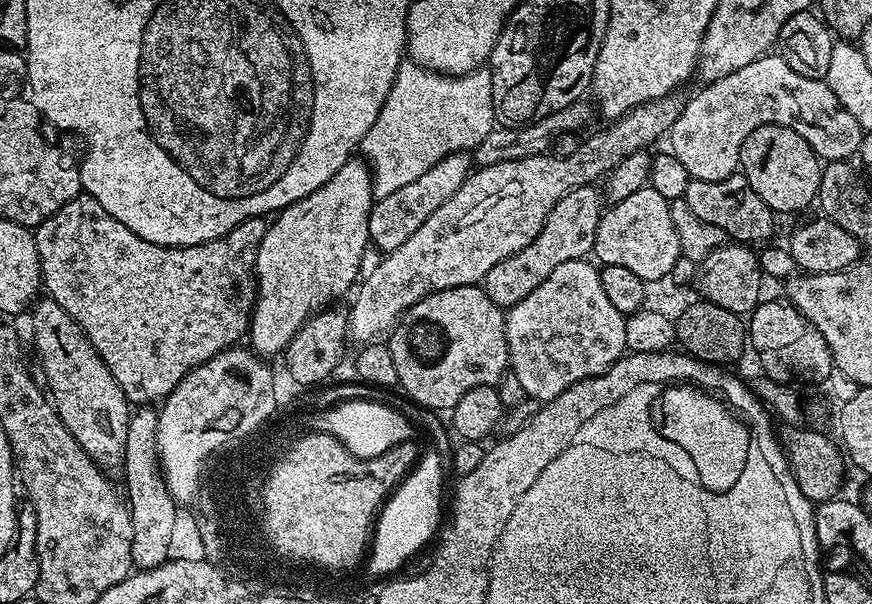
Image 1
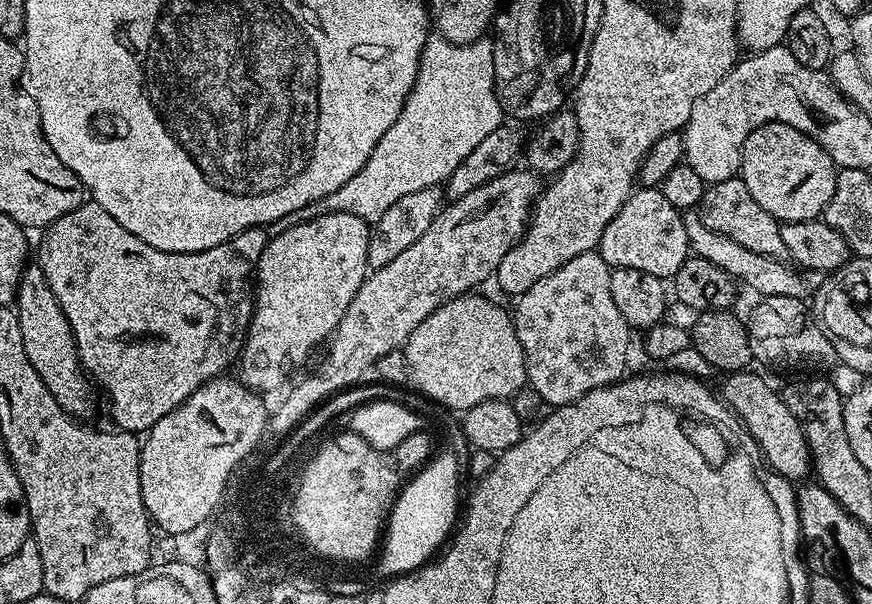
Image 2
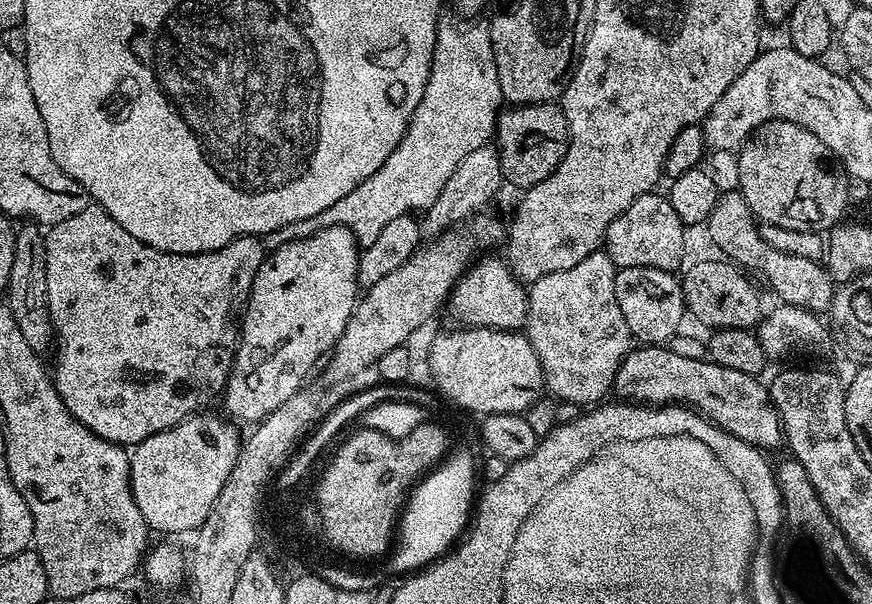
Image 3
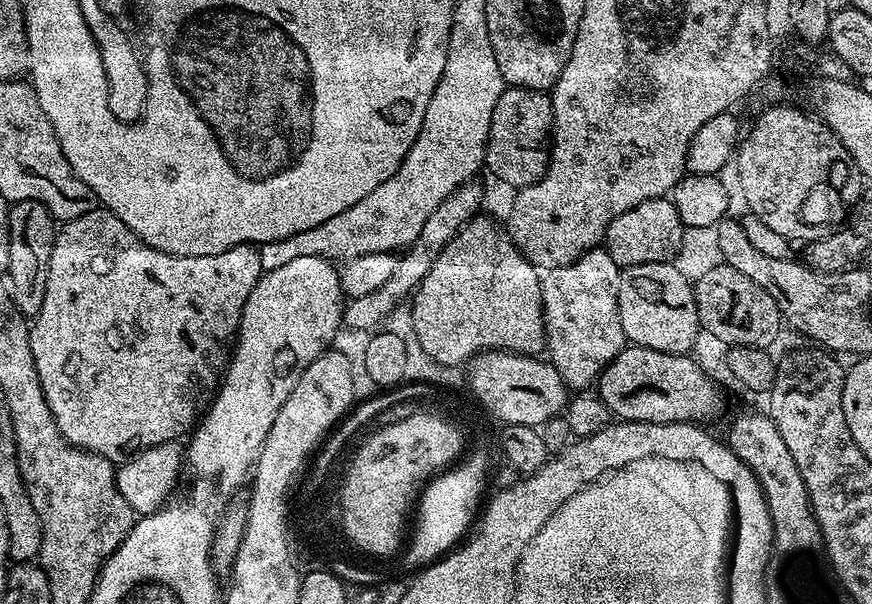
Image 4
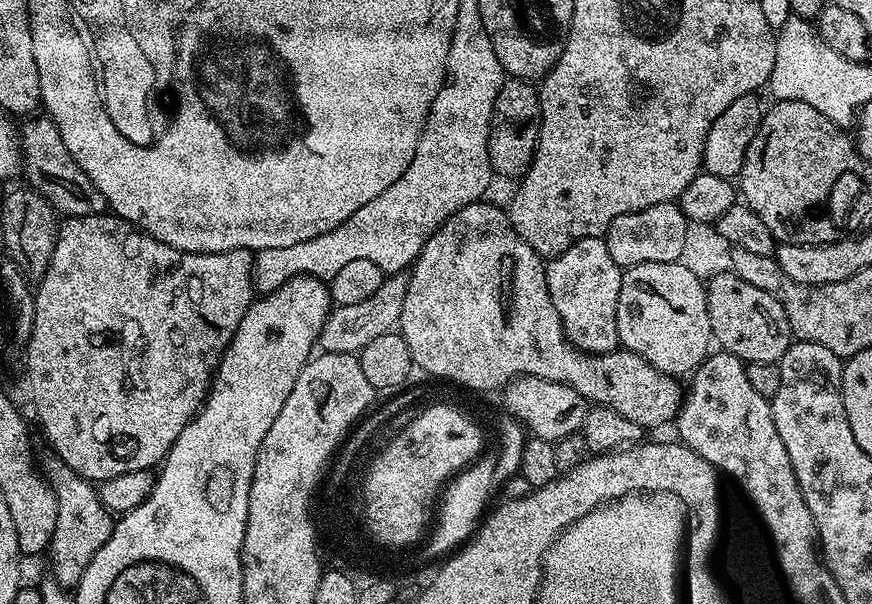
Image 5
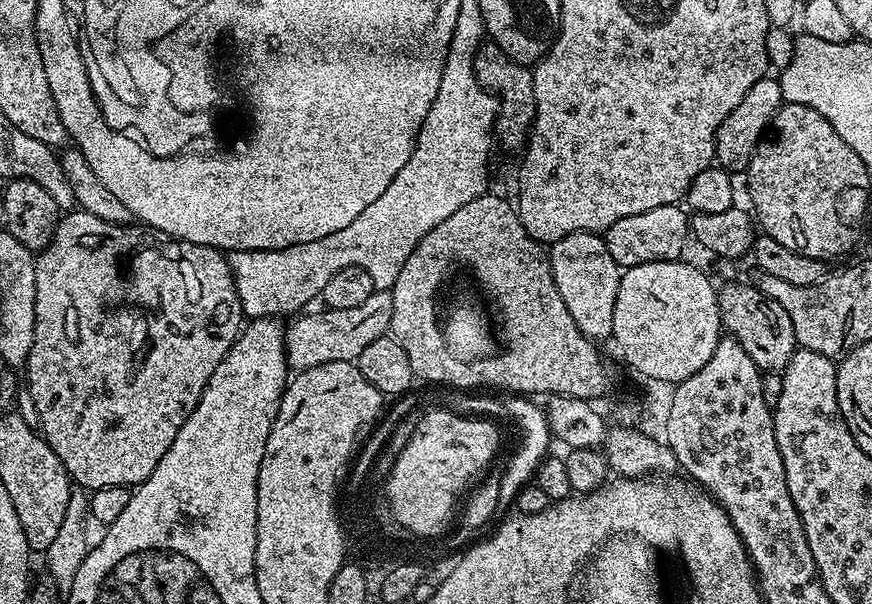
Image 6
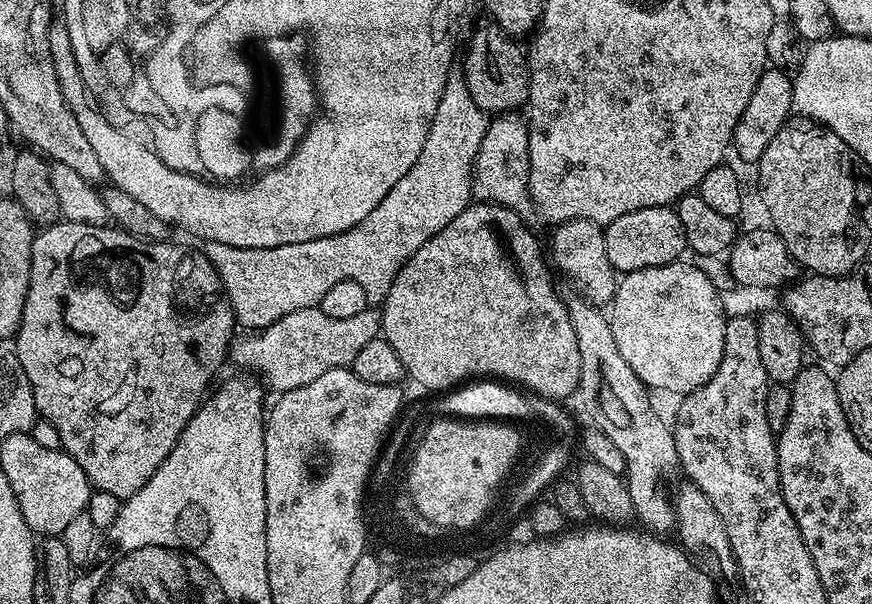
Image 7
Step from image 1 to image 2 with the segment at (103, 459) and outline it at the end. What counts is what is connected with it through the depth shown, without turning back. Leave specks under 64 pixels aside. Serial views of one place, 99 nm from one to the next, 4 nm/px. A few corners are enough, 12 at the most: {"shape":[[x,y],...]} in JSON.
{"shape":[[38,262],[14,307],[22,346],[62,410],[84,418],[93,385]]}

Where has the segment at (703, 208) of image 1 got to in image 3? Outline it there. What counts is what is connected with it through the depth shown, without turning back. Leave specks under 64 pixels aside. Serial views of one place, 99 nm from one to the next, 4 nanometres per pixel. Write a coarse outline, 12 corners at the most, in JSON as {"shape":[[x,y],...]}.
{"shape":[[739,190],[721,191],[706,222],[732,264],[757,272],[777,301],[831,309],[825,265],[760,236]]}

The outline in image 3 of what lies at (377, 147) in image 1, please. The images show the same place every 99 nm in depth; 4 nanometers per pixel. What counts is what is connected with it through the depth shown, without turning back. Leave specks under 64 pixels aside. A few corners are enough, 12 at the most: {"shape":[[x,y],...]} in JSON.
{"shape":[[441,19],[390,158],[265,249],[346,226],[361,245],[430,207],[501,111],[488,24]]}

